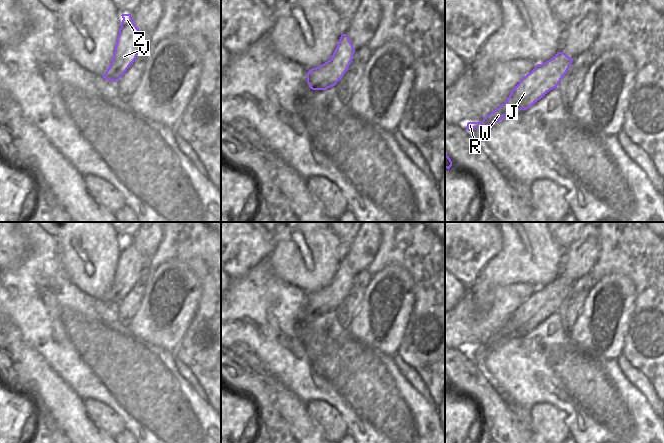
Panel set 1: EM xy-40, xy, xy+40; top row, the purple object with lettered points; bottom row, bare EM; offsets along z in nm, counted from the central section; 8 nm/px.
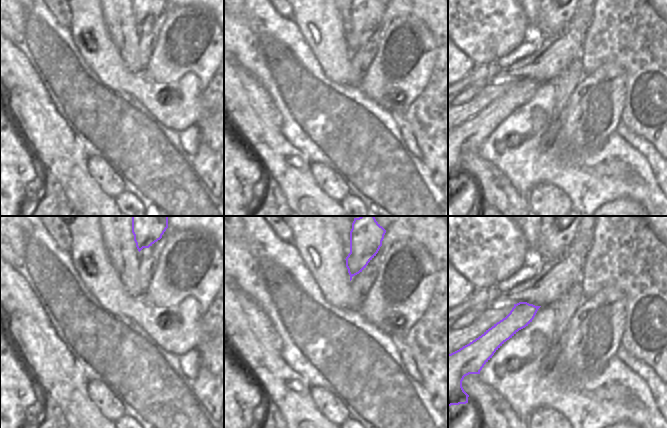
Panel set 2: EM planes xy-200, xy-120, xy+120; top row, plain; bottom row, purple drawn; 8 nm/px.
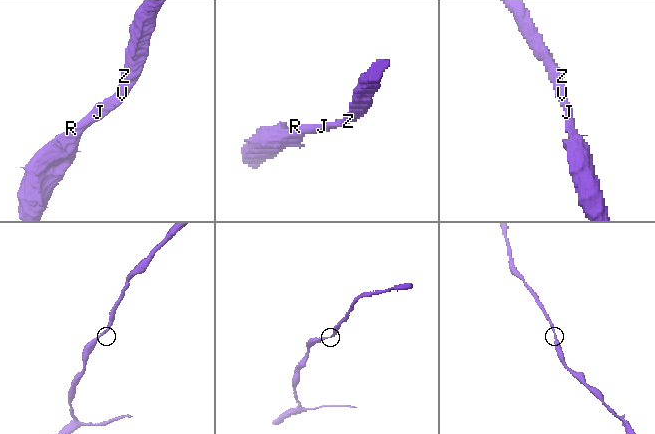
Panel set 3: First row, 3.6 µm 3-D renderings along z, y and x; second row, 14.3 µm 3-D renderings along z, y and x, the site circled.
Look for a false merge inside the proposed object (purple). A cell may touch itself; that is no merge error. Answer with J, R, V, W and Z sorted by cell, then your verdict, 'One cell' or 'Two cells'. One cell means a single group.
Groups: J R V W Z. One cell.

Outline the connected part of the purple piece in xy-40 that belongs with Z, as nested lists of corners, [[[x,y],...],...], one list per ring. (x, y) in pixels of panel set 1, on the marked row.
[[[122,14],[121,16],[123,20],[119,29],[113,59],[105,75],[102,76],[112,82],[116,82],[125,74],[146,42],[145,37],[135,25],[131,14]]]

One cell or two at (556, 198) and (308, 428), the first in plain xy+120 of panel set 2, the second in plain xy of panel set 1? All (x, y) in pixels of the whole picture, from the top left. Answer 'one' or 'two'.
two

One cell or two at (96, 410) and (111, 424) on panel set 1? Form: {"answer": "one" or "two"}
{"answer": "one"}

